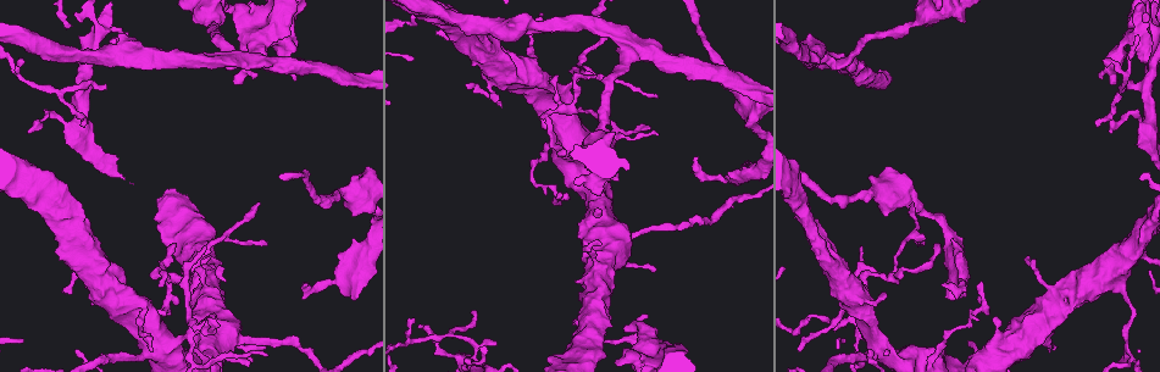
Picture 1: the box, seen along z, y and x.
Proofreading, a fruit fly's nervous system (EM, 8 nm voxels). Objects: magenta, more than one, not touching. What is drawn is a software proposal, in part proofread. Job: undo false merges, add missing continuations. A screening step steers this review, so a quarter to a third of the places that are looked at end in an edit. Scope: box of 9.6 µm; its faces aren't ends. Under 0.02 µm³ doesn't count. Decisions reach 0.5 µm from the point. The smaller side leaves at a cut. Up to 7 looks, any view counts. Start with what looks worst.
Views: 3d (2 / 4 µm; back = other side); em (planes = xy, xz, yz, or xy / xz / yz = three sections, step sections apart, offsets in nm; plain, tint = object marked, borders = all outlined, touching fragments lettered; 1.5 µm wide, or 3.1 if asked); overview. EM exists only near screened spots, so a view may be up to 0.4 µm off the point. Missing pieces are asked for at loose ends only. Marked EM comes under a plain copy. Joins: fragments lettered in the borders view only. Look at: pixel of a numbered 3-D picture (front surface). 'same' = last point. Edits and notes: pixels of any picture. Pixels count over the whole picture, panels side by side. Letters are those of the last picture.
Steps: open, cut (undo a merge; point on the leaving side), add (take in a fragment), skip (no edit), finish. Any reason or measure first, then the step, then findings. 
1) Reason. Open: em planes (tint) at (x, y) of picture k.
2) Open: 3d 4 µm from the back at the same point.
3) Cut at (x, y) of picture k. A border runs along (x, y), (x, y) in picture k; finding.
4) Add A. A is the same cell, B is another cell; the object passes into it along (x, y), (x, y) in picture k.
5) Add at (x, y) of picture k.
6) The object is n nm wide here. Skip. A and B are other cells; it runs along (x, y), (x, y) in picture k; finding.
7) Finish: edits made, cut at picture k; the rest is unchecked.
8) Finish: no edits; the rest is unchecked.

Free end. Open: em xy step 4 (tint) at (698, 159) of picture 1.

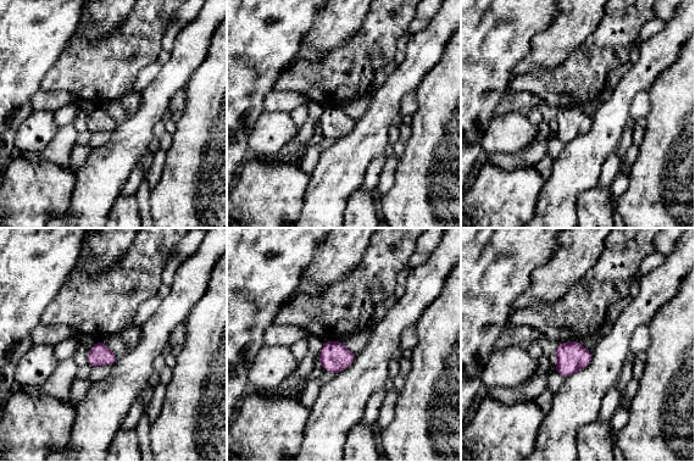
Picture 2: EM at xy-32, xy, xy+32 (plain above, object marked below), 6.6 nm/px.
What lies round it. Open: em xy step 4 (borders) at the same point.

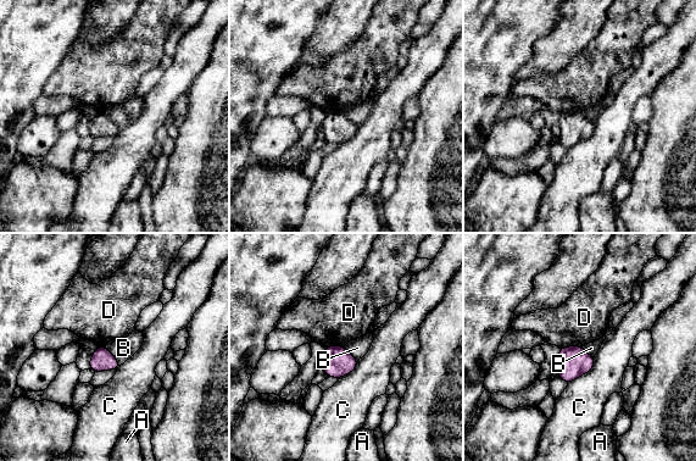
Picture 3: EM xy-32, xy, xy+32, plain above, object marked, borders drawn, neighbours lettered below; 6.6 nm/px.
Skip. A, B, C and D are other cells; a border runs along (105, 345), (120, 365) in picture 3; none of them fits.

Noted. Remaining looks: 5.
An open end. Open: 3d 4 µm at (623, 329) of picture 1.

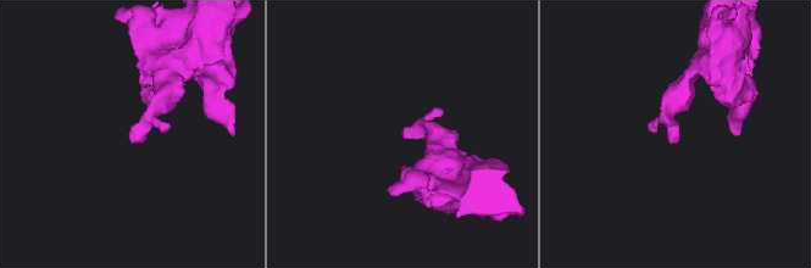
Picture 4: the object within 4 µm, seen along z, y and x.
Open: em xz step 8 (borders) at (129, 135) of picture 4.

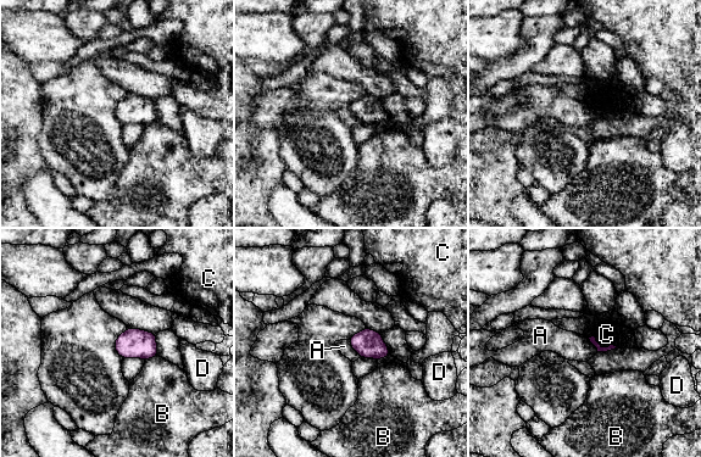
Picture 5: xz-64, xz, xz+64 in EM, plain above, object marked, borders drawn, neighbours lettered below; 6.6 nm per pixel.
The longest contact is with C, 200 nm. Skip. A, B, C and D are other cells; a border runs along (348, 340), (360, 356) in picture 5; no lettered fragment goes on from it.

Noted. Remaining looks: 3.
Calibre changes. Open: em xz step 8 (tint) at (933, 362) of picture 1.

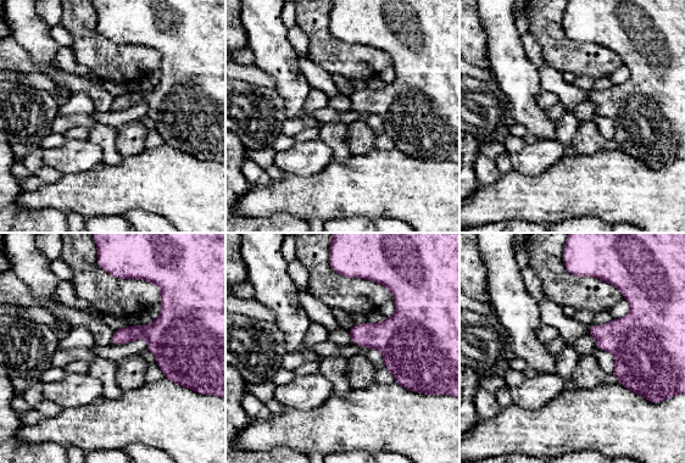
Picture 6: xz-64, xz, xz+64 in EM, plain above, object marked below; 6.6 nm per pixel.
Open: em planes (borders) at the same point.

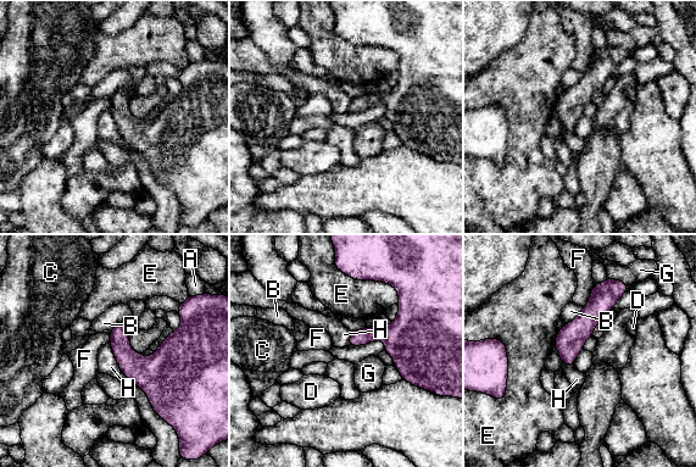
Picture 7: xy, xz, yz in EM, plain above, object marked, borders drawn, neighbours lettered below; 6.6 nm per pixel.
Skip. A, B, C, D, E, F, G and H are other cells; a border runs along (109, 343), (120, 370), (132, 383) in picture 7; continuous, no second neuron.

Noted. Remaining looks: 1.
Finish: no edits; the rest is unchecked.

